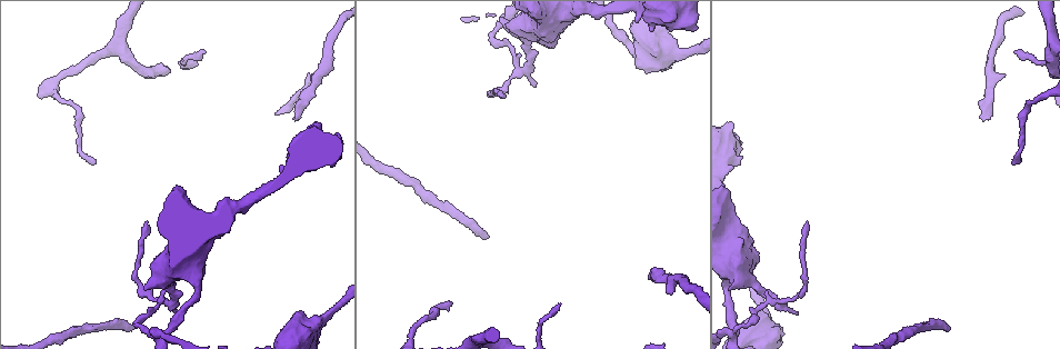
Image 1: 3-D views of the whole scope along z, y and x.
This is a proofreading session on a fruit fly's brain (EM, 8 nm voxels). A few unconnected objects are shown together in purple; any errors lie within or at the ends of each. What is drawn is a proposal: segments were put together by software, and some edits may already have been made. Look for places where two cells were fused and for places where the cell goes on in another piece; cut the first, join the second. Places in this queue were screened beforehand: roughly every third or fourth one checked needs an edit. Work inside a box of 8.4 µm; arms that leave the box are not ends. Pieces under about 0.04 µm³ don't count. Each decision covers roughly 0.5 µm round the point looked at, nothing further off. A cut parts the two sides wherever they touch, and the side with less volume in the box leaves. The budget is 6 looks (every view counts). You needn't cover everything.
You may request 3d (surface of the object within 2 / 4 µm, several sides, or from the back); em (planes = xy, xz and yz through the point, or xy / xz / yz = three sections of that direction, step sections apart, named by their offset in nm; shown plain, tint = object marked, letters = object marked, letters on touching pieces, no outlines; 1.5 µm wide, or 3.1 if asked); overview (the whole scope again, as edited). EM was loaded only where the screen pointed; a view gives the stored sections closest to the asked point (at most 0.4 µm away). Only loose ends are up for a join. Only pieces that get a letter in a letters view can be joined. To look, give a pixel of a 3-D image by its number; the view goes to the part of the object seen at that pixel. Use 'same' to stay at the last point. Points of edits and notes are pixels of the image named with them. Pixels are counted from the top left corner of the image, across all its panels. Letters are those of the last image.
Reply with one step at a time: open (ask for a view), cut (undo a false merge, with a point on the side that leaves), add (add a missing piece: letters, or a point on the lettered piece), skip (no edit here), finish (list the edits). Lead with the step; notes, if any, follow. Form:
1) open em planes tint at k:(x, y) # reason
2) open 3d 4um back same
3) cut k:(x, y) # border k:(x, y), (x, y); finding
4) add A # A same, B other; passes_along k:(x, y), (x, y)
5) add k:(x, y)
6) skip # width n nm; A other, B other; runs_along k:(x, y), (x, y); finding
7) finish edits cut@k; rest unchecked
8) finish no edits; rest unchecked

open 3d 4um back at 1:(132, 328) # long arm stops here

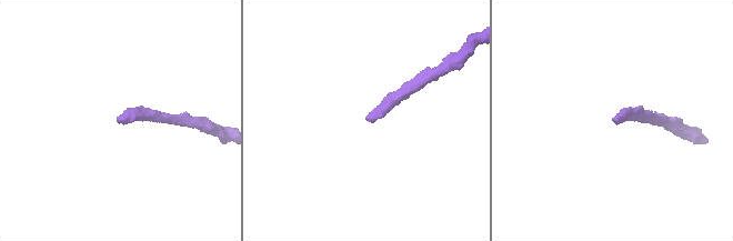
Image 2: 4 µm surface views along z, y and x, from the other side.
open em planes plain at 2:(365, 118) # need the tissue

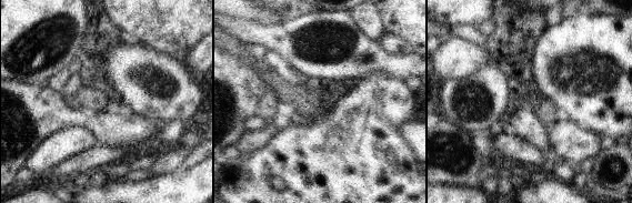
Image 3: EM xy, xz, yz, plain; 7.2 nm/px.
open em planes letters same

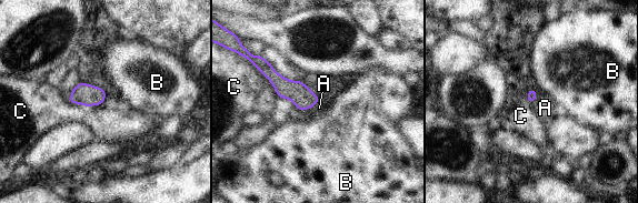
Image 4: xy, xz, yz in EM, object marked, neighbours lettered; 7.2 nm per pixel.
add A # A same, B other, C other; the cell continues

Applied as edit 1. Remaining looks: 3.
open em xy step 8 letters at 1:(759, 313) # thick end

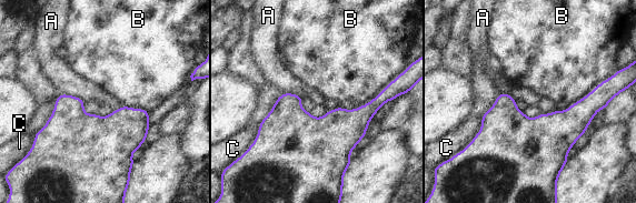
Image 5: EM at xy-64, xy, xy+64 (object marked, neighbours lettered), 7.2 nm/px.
skip # longest_contact C 380 nm; A other, B other, C other; border 5:(61, 92), (79, 97), (85, 102); none of them fits

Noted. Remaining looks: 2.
open 3d 2um at 1:(735, 333) # abrupt turn

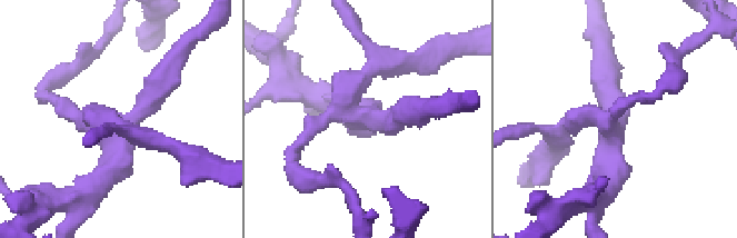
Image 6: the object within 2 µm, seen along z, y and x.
open em planes letters at 6:(378, 120)

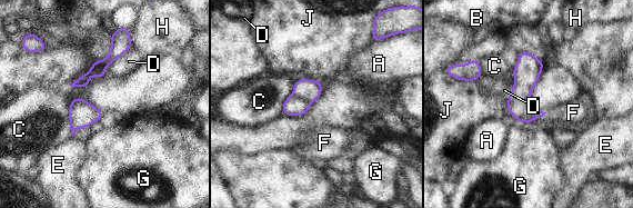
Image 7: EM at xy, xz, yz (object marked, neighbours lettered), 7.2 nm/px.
cut 7:(292, 106) # width 110 nm; A other, B other, C other, D other, E other, F other, G other, H other, J other; border 7:(292, 93), (311, 102); two cells meet here

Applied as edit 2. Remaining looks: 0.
finish edits add@4, cut@7; rest unchecked

